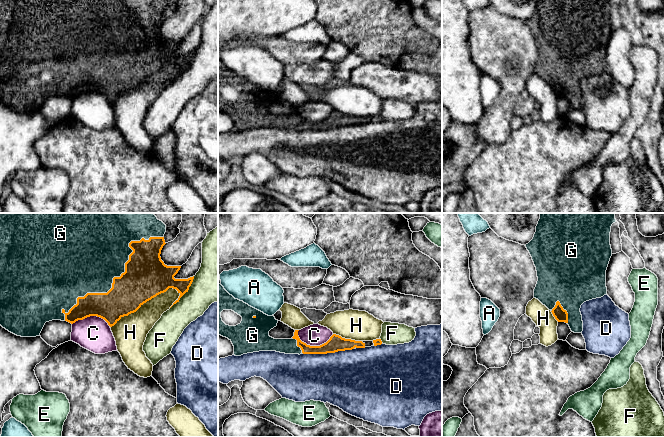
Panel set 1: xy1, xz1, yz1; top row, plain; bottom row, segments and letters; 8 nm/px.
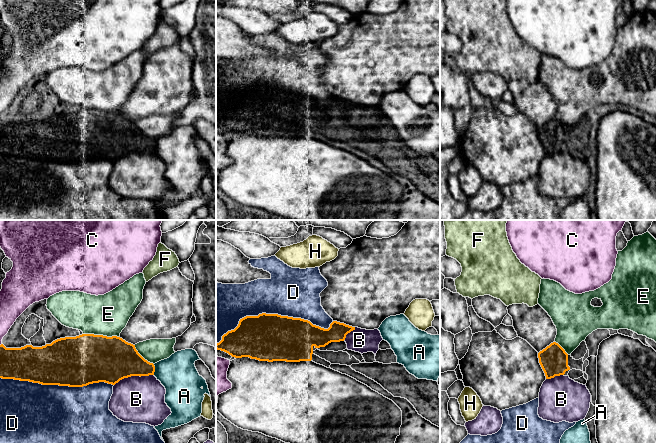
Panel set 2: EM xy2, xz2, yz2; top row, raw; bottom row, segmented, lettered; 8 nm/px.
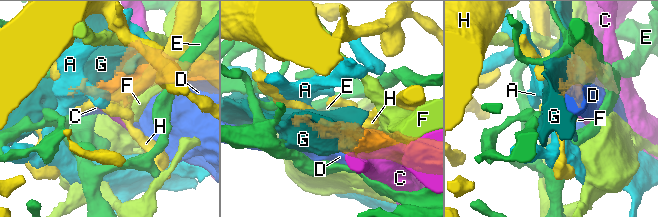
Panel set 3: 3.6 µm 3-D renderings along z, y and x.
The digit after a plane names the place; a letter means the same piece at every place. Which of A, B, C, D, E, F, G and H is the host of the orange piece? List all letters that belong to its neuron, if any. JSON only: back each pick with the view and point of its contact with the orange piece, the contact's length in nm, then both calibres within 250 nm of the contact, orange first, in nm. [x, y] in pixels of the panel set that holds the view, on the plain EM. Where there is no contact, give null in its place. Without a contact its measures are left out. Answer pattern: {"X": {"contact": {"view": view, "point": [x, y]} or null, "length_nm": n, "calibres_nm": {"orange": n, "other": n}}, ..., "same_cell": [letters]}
{"G": {"contact": {"view": "xy1", "point": [116, 53]}, "length_nm": 1050, "calibres_nm": {"orange": 360, "other": 480}}, "same_cell": ["G"]}

